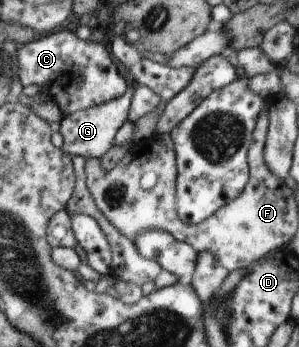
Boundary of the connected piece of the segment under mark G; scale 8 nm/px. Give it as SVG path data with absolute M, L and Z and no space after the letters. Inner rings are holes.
M129 89L120 98L97 105L85 111L77 111L75 114L62 117L60 120L59 133L62 136L62 151L69 156L78 156L87 160L88 158L101 158L101 156L114 145L114 136L119 127L131 118L128 108L133 89Z

